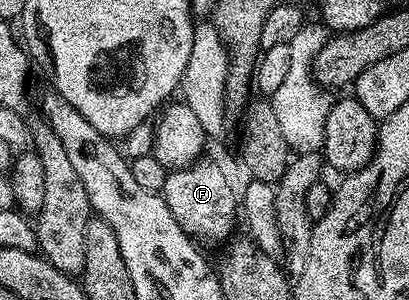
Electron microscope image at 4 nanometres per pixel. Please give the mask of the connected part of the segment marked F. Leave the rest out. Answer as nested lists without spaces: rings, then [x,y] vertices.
[[[207,160],[170,170],[161,196],[169,211],[173,211],[173,219],[181,223],[191,238],[223,239],[237,227],[237,189],[231,186],[226,171],[217,162]]]

